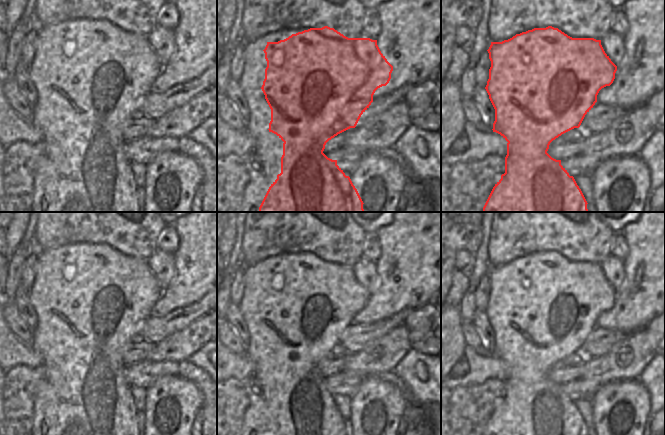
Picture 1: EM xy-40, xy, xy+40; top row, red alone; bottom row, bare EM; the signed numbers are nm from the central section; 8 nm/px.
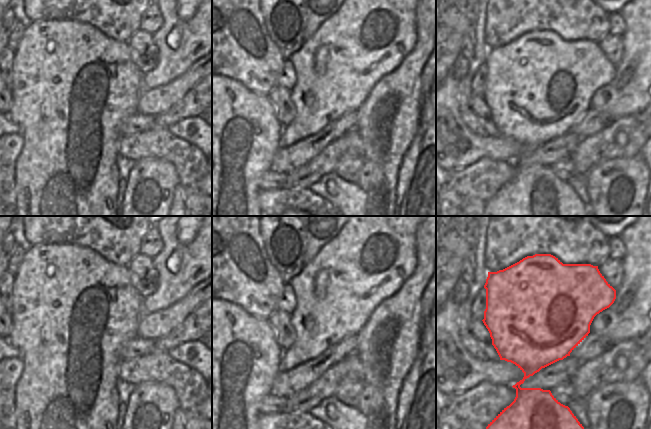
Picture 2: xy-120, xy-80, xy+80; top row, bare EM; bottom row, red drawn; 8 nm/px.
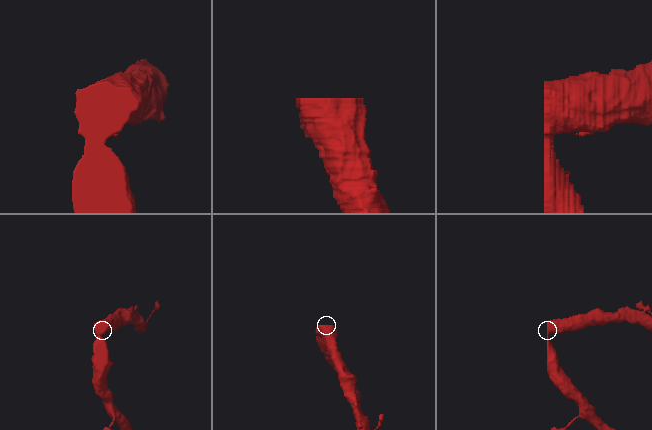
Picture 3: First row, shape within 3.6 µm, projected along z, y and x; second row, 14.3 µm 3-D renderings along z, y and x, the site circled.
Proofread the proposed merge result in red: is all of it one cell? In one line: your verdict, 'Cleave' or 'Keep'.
Keep

